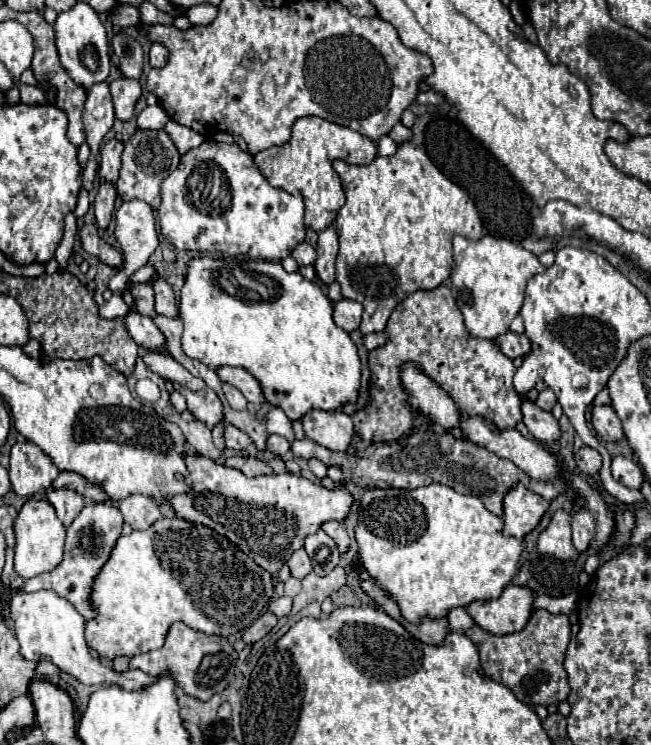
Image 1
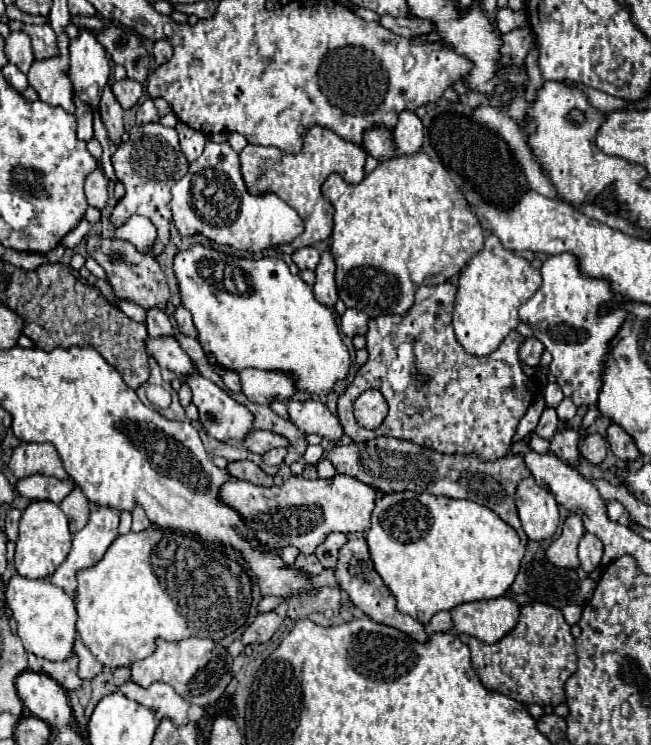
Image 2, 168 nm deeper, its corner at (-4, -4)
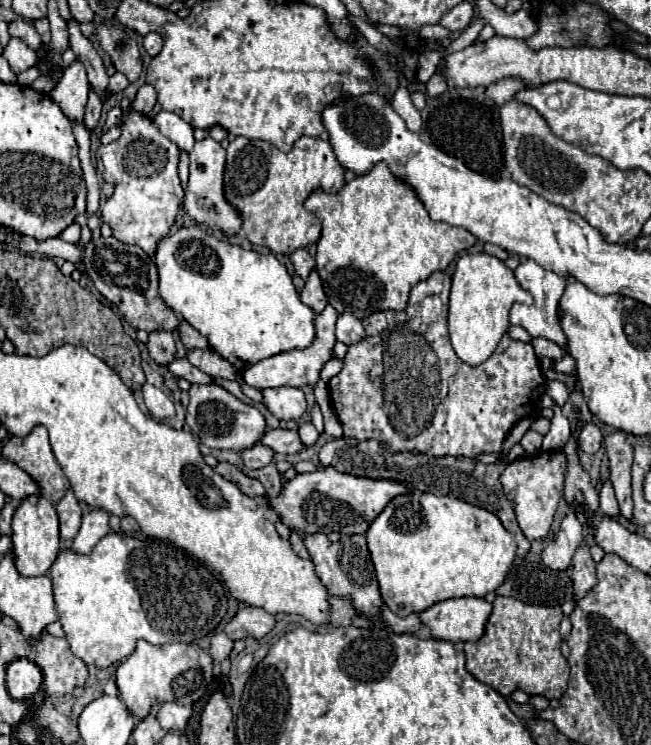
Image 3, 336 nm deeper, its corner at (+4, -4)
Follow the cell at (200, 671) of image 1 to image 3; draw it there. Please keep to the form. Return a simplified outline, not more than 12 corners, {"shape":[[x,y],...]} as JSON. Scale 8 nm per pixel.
{"shape":[[139,640],[115,672],[139,720],[155,702],[191,706],[213,682],[197,644]]}

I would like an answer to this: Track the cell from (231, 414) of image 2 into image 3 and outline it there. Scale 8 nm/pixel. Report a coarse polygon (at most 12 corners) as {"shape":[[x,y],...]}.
{"shape":[[193,384],[187,418],[209,448],[243,452],[265,416],[217,384]]}

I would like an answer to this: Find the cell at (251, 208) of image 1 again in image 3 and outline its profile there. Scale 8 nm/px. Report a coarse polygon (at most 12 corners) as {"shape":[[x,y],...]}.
{"shape":[[205,138],[189,152],[183,210],[239,234],[243,218],[223,196],[225,148]]}

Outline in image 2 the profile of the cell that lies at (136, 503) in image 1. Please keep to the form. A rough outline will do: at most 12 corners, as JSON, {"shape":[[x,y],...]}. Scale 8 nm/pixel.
{"shape":[[135,506],[133,532],[147,530],[151,522],[141,506]]}

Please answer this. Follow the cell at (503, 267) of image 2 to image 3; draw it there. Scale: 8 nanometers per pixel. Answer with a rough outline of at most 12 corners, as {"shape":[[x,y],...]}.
{"shape":[[485,252],[459,256],[449,336],[479,366],[531,304],[513,270]]}

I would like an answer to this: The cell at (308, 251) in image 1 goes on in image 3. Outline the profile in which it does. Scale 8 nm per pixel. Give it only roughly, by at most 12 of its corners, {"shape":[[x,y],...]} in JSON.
{"shape":[[305,248],[291,254],[291,262],[303,280],[315,268],[313,258]]}

